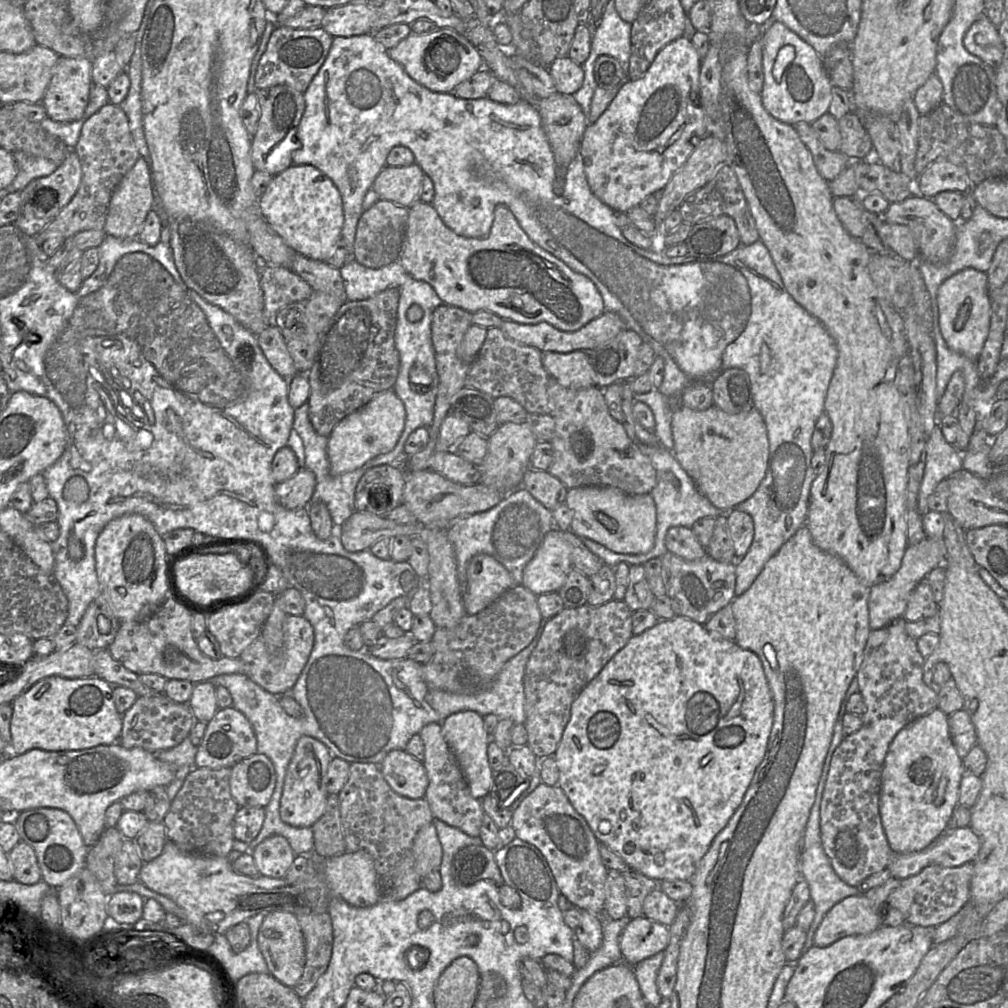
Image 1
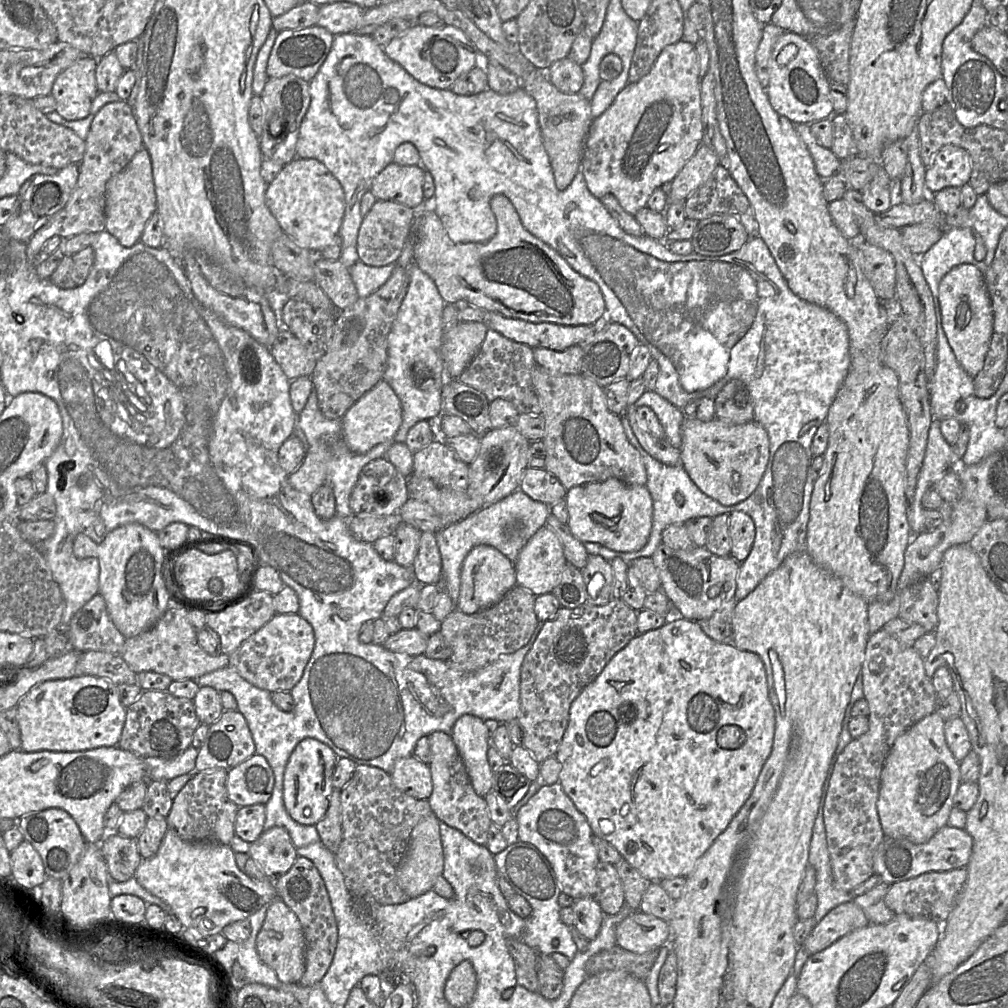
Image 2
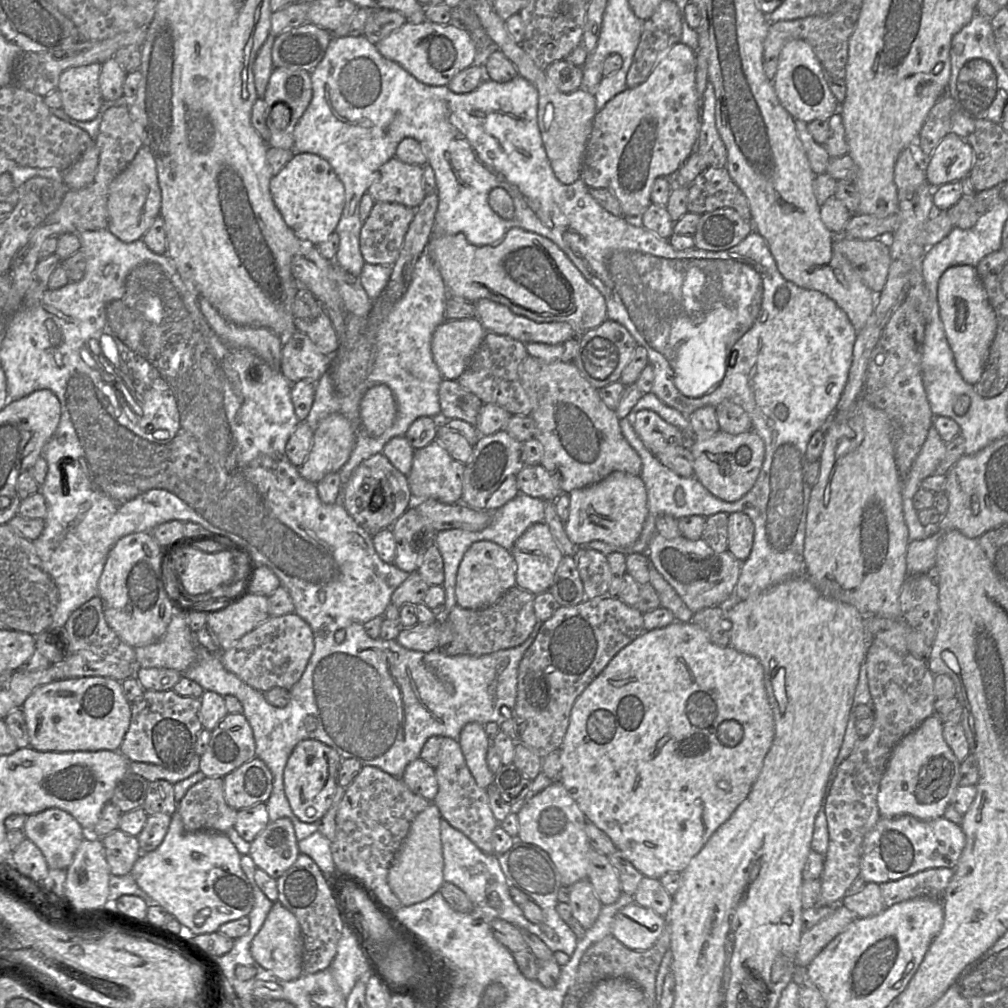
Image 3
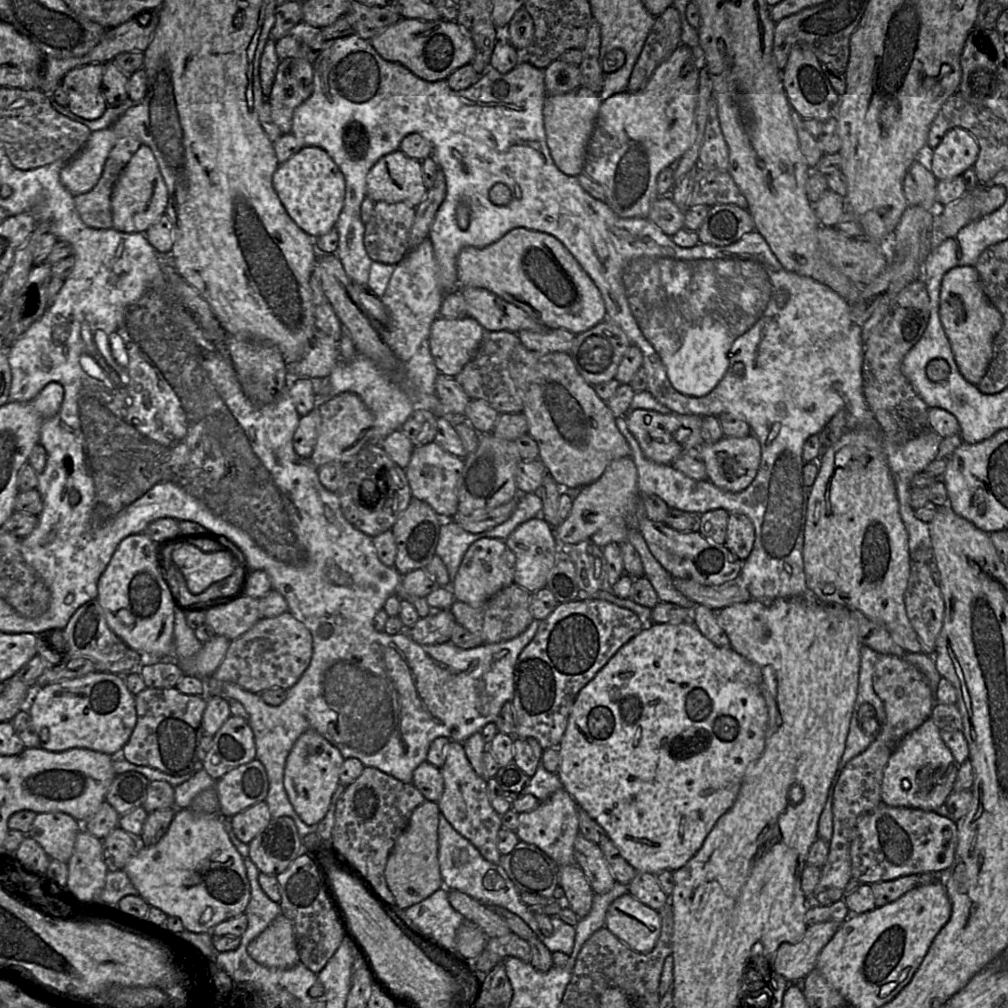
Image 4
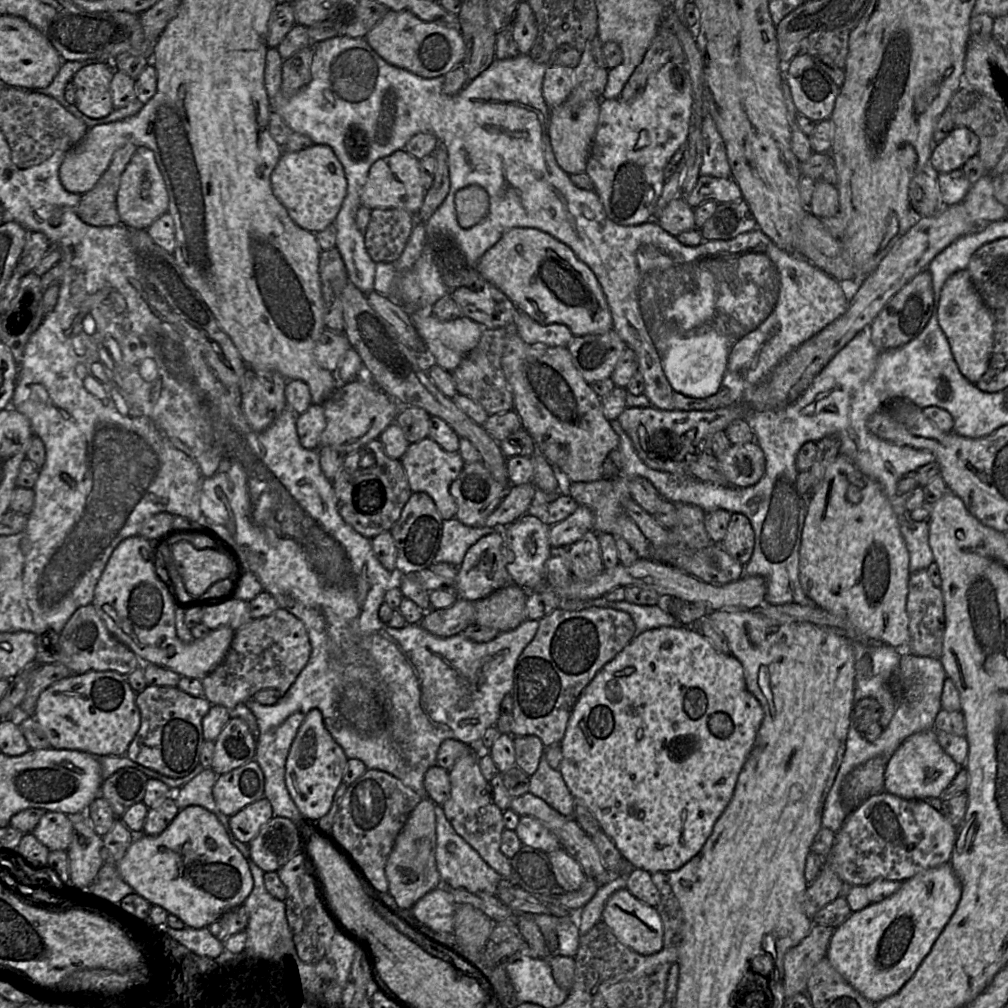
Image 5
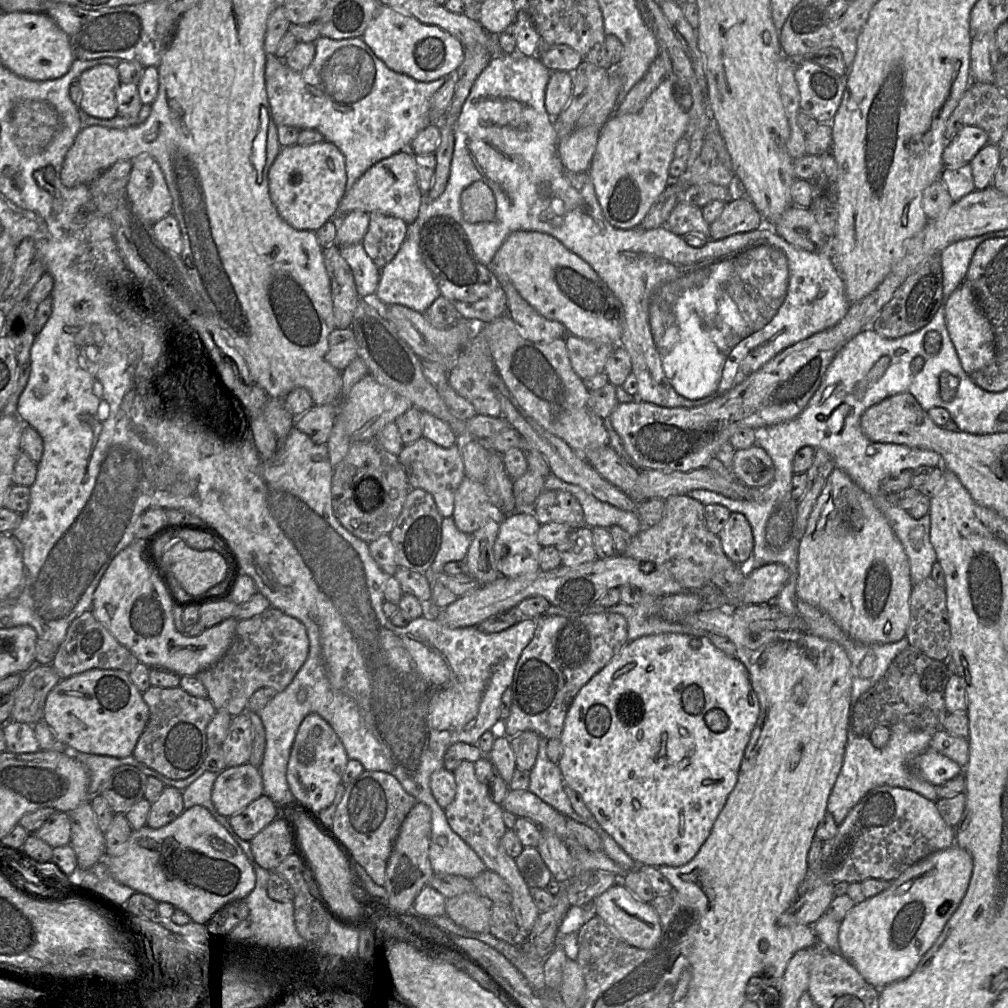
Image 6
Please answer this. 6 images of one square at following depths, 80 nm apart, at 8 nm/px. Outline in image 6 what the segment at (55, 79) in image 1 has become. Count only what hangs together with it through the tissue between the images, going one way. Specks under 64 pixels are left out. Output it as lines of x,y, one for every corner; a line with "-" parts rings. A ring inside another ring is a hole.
100,64
85,70
77,80
82,97
79,108
93,117
110,119
118,115
116,100
121,84
116,67

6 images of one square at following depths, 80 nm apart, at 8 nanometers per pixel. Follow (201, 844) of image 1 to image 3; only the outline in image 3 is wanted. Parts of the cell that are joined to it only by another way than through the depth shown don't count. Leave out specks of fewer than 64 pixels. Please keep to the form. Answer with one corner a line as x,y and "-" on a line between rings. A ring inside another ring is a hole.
205,777
188,789
176,810
186,831
226,833
233,827
237,810
226,803
223,788
223,778

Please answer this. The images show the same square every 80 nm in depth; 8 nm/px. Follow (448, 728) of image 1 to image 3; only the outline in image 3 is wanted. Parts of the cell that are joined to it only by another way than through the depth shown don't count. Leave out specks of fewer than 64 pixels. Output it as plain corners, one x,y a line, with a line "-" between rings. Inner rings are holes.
471,722
461,730
458,742
461,746
467,766
481,788
487,789
494,781
494,775
488,768
487,752
491,746
484,725

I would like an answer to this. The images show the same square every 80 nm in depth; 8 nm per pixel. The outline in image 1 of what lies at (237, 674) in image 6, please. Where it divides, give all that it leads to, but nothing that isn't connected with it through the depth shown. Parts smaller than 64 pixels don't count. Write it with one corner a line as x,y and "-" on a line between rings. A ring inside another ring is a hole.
287,615
283,630
284,644
280,654
270,654
259,635
239,656
244,664
244,674
275,696
290,693
307,663
314,645
313,627
303,615

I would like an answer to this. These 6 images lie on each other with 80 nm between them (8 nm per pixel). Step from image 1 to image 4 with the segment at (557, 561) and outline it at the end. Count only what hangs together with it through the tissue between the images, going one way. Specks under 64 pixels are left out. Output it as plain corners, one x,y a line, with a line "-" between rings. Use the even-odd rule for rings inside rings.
539,516
520,524
505,540
506,546
515,557
514,584
519,585
530,593
547,587
549,574
554,567
555,557
560,545
558,544
553,527

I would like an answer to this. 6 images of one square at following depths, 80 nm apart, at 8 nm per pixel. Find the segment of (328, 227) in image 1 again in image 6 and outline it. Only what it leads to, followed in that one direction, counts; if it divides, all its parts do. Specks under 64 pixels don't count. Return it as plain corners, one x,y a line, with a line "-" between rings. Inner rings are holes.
328,141
308,146
300,146
296,143
282,147
268,173
269,195
278,214
294,229
304,231
315,232
335,218
338,205
347,192
346,182
345,157
336,145

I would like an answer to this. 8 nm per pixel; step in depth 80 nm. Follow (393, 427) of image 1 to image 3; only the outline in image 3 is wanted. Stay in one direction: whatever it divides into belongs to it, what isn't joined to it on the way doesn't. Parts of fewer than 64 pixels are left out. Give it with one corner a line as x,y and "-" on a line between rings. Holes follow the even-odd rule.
385,384
369,388
359,405
359,429
370,436
380,436
394,423
396,401
391,389

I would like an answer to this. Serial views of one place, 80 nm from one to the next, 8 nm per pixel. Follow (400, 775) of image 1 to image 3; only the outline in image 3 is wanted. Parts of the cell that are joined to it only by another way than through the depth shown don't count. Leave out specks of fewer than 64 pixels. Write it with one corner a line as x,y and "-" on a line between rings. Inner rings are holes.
421,758
407,765
401,780
413,793
422,796
431,803
435,799
438,792
435,768

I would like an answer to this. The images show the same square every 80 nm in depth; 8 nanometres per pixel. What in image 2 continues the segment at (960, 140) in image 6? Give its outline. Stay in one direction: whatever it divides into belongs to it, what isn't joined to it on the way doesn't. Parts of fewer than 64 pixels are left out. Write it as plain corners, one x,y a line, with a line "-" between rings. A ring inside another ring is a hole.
948,144
941,147
926,167
925,186
929,194
949,186
961,188
969,182
970,175
969,153
959,146

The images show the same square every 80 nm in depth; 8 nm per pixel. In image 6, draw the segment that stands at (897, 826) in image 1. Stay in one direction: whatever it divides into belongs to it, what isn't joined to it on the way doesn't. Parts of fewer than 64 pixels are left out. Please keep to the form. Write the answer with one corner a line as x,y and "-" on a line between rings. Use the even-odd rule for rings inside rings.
932,748
916,758
915,767
925,780
936,787
963,773
961,766

